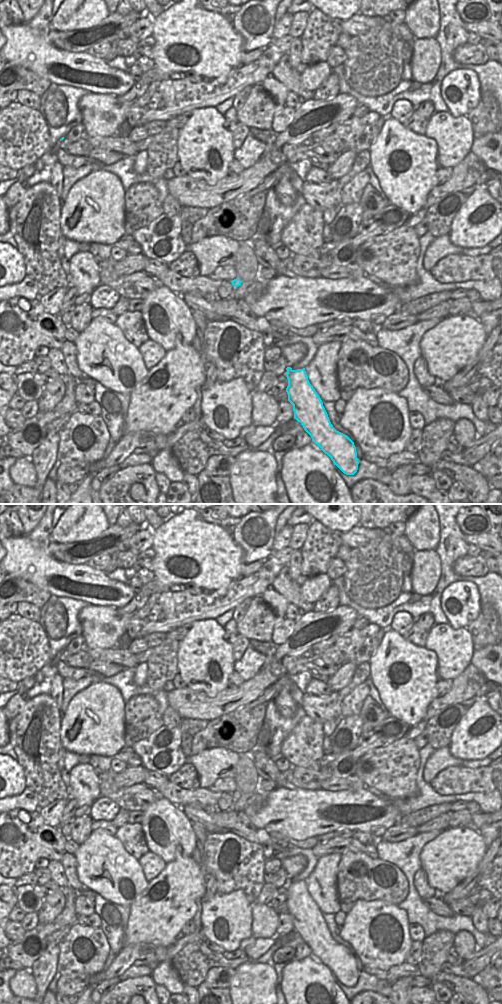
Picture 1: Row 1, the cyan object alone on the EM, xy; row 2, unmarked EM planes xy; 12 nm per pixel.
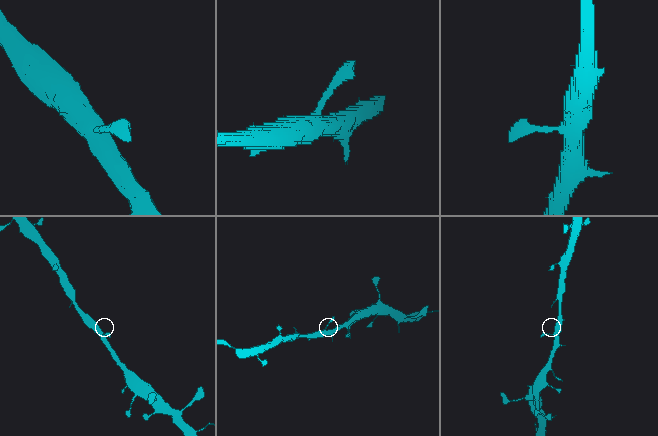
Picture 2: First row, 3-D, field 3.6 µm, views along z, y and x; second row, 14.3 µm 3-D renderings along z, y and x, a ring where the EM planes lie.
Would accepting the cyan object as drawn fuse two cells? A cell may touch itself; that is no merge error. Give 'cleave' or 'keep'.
keep

